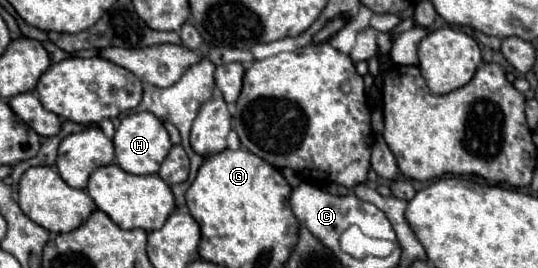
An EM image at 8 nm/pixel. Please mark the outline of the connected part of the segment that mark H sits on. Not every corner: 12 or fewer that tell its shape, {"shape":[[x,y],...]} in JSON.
{"shape":[[153,113],[123,117],[115,163],[155,175],[171,149]]}

